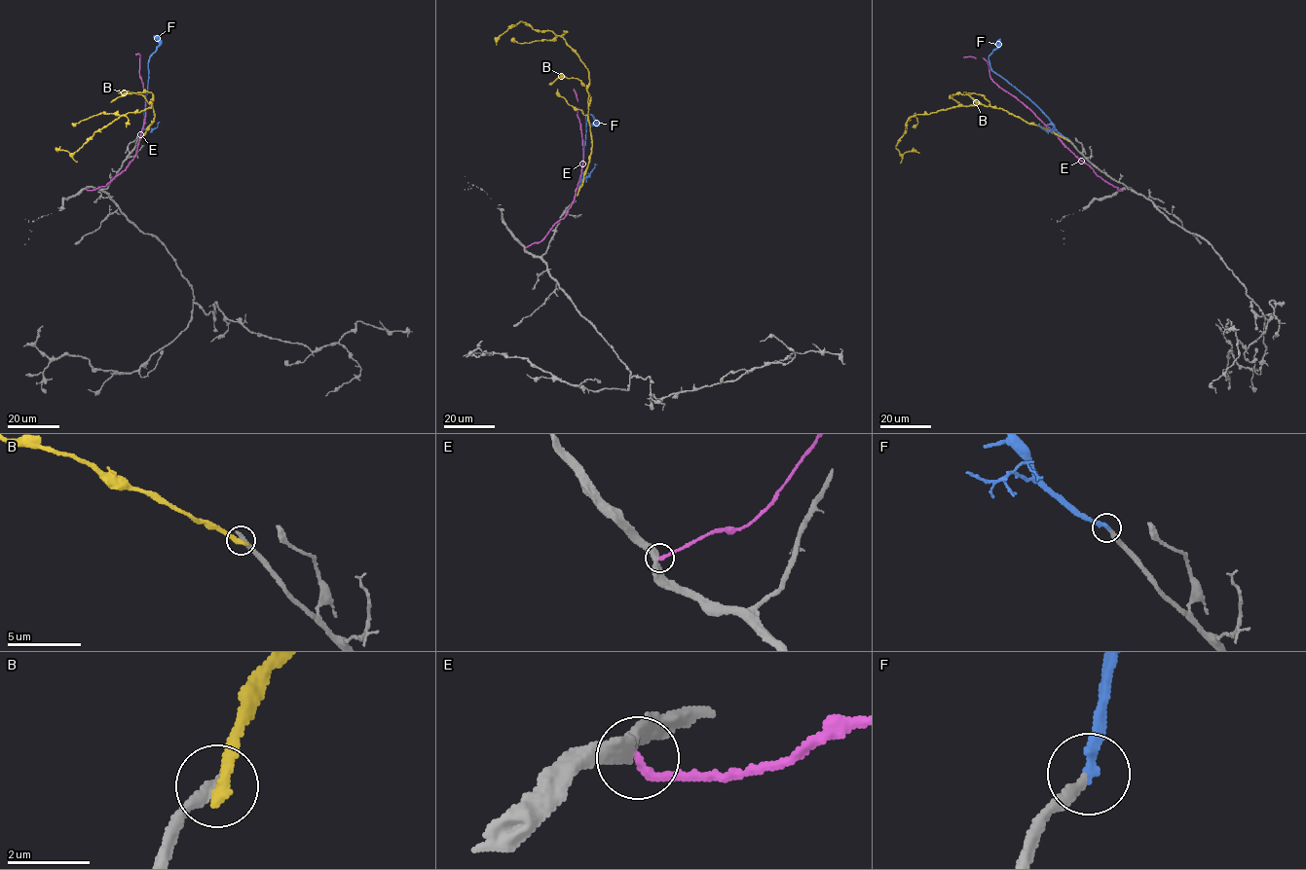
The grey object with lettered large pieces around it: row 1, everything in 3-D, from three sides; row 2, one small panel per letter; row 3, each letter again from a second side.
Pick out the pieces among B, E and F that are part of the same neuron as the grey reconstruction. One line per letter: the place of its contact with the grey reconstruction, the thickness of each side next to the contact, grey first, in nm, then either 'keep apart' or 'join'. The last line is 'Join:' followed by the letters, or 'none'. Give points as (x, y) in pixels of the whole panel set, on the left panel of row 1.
B: meets grey at (139, 139); 320 nm thick on the grey side, 320 nm on the other; keep apart
E: meets grey at (86, 189); 420 nm thick on the grey side, 240 nm on the other; keep apart
F: meets grey at (140, 137); 200 nm thick on the grey side, 280 nm on the other; join
Join: F

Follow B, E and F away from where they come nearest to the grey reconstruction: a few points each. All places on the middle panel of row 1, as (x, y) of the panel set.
B: (577, 195), (592, 145), (587, 69), (562, 38), (550, 30), (535, 30), (521, 21), (499, 37), (496, 45)
E: (525, 247), (540, 241), (564, 218), (574, 199), (582, 162), (580, 124), (574, 89)
F: (578, 193), (587, 114), (597, 122), (591, 126)

